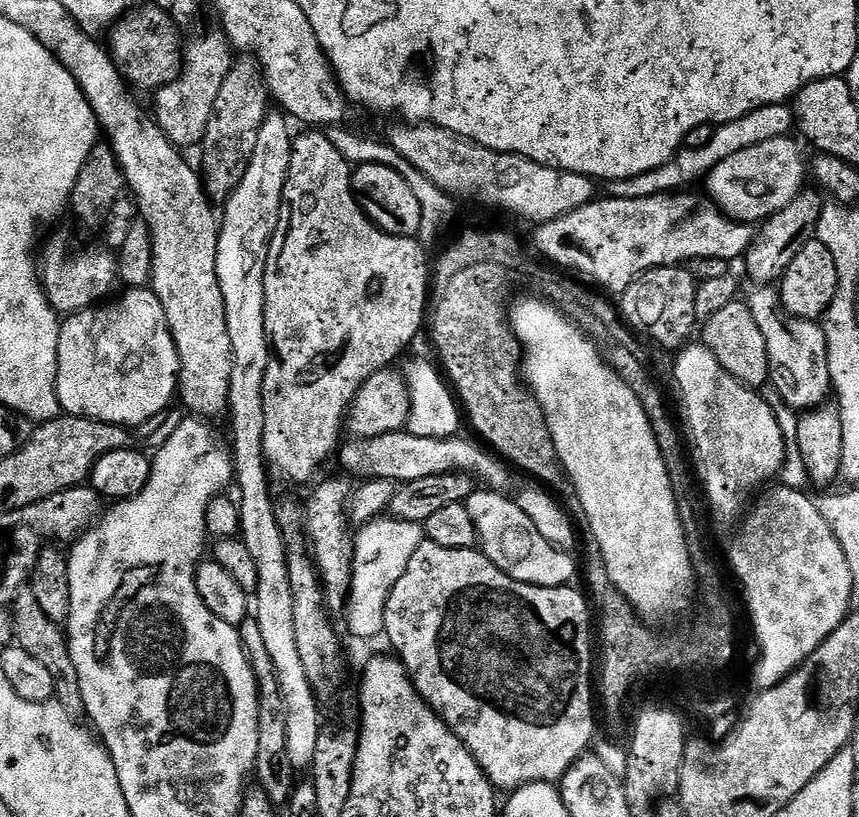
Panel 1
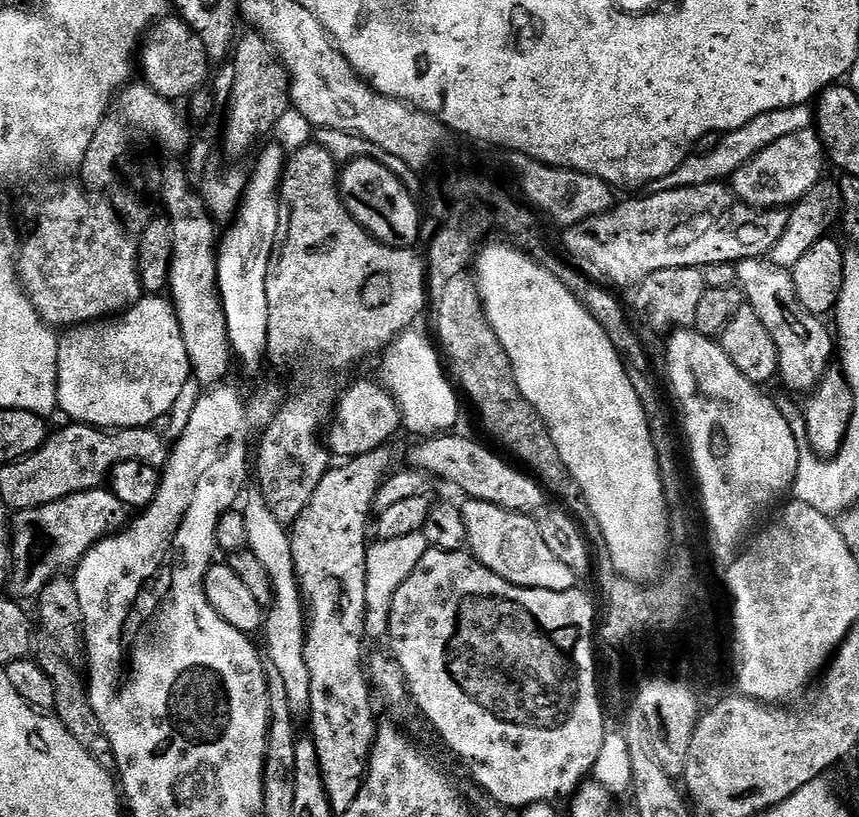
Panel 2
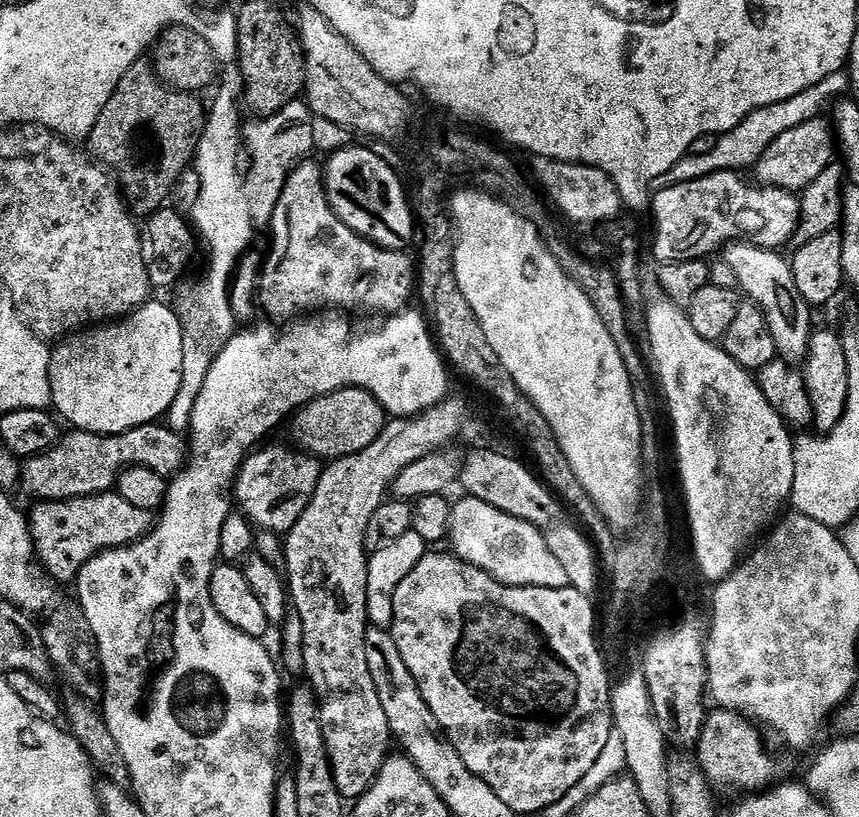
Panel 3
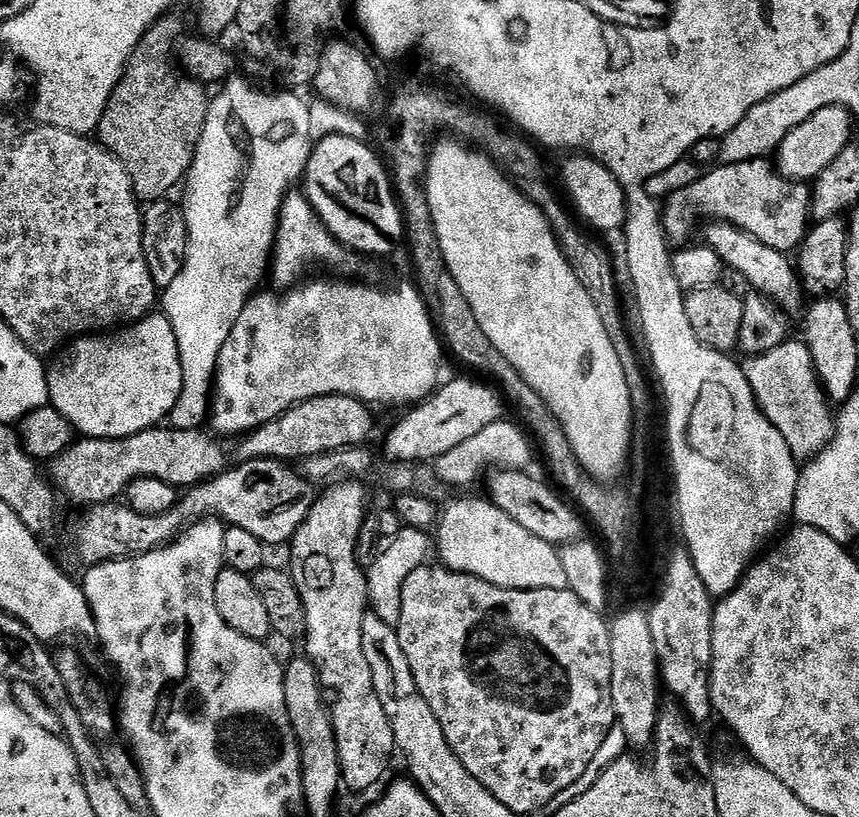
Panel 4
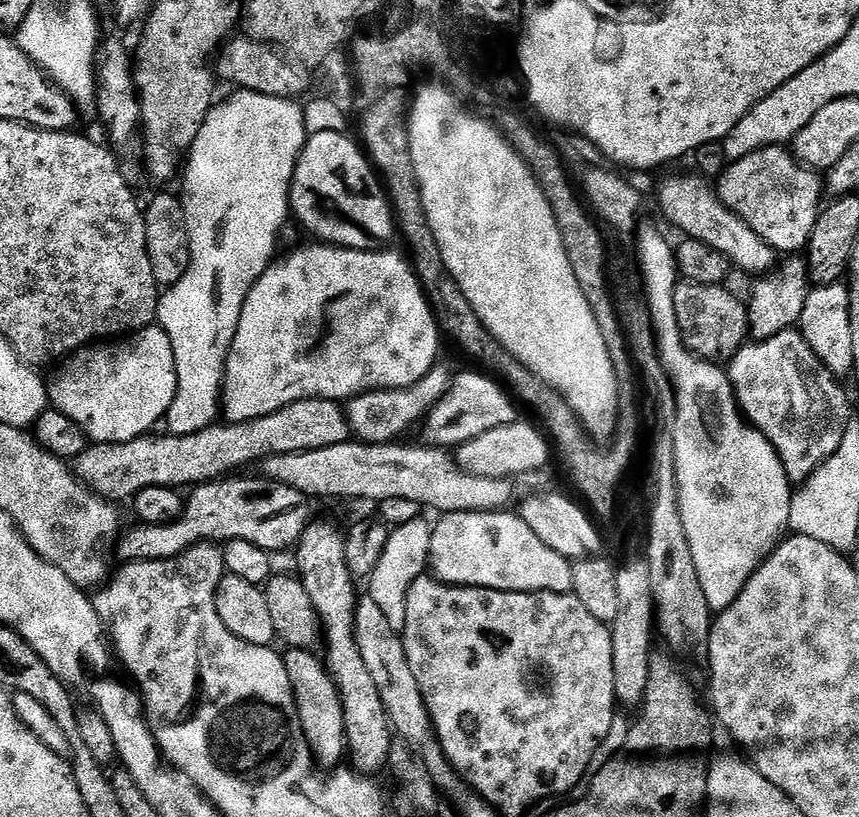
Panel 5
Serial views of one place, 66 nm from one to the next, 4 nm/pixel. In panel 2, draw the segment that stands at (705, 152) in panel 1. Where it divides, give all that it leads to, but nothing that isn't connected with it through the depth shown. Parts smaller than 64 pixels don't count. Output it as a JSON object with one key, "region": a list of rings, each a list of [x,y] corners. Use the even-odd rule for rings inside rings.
{"region":[[[799,104],[793,108],[770,110],[766,114],[758,114],[758,118],[746,122],[746,126],[733,132],[723,133],[718,146],[714,146],[714,150],[701,156],[689,155],[682,163],[673,168],[670,175],[655,180],[650,185],[651,191],[665,192],[675,188],[689,188],[690,186],[702,186],[703,184],[715,184],[723,181],[725,178],[731,177],[732,173],[741,168],[750,158],[754,158],[754,154],[766,150],[766,146],[770,146],[774,142],[778,142],[778,138],[798,134],[802,130],[812,128],[813,124],[814,116],[808,104]]]}

